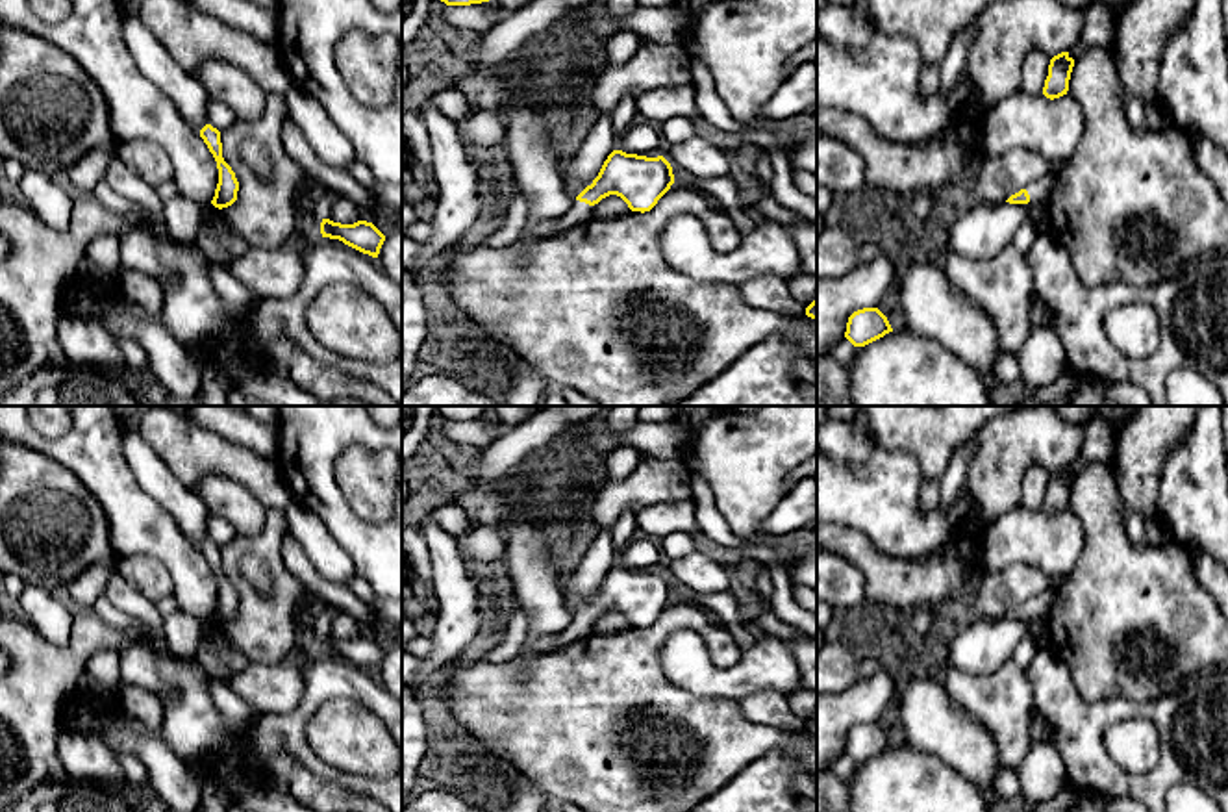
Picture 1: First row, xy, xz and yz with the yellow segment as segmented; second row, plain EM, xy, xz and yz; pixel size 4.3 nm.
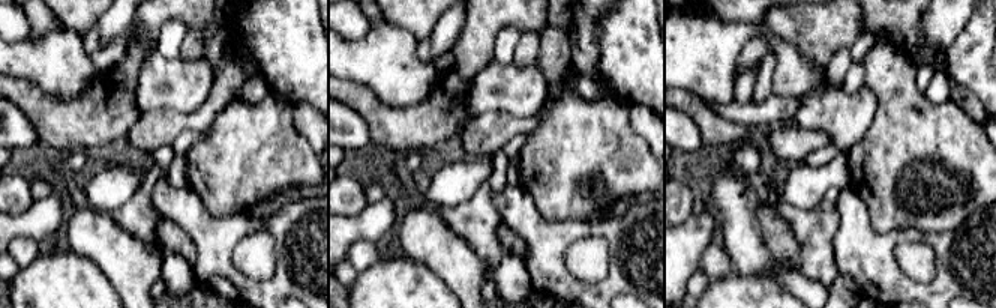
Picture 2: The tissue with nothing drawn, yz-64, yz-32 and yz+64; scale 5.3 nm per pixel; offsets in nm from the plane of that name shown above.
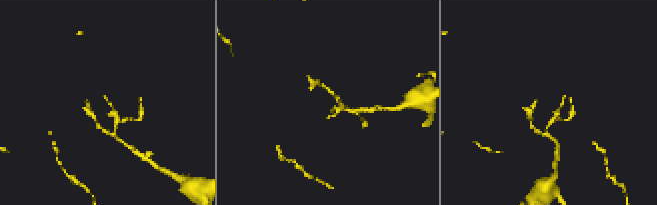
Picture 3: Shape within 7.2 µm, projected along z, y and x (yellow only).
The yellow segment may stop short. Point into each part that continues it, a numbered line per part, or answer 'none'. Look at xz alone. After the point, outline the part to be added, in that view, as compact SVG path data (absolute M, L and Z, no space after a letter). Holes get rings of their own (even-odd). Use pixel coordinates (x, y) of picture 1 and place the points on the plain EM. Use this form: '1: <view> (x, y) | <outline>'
1: xz (580, 627) | M574 615L572 623L558 634L556 643L550 651L559 653L565 647L574 645L589 636L593 636L593 621Z

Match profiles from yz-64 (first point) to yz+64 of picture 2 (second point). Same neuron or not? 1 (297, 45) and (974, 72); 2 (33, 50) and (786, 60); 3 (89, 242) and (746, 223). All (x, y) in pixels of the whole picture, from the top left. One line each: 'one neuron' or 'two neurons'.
1: one neuron
2: one neuron
3: one neuron

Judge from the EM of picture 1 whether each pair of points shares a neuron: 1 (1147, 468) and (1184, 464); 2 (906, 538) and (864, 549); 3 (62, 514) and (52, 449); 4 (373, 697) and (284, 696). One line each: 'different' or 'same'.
1: different
2: different
3: different
4: different

